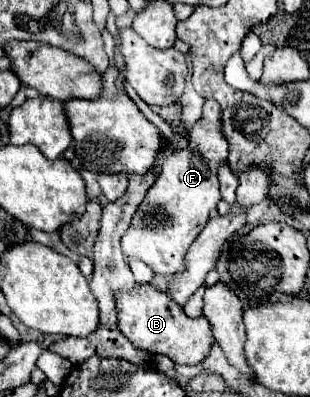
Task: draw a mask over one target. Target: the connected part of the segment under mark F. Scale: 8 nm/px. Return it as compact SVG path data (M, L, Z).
M214 99L202 107L202 119L188 131L188 147L162 159L162 169L144 201L138 205L128 231L122 237L126 257L138 257L160 275L184 269L184 255L208 223L210 211L220 201L218 165L228 161L228 139L222 133L222 111Z

